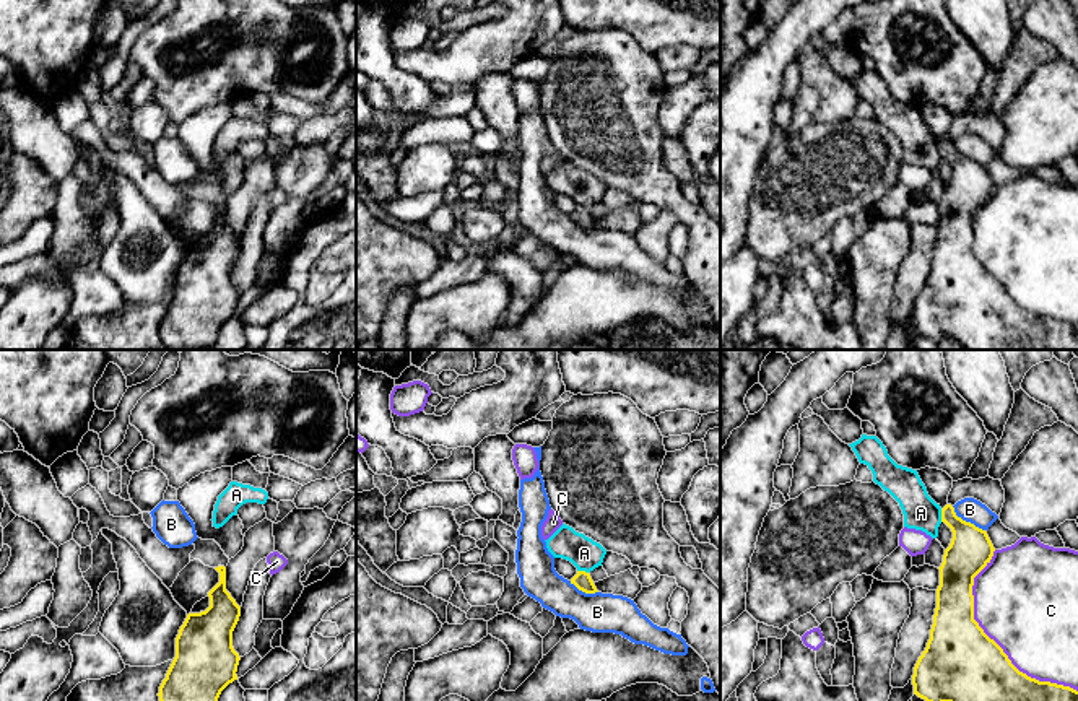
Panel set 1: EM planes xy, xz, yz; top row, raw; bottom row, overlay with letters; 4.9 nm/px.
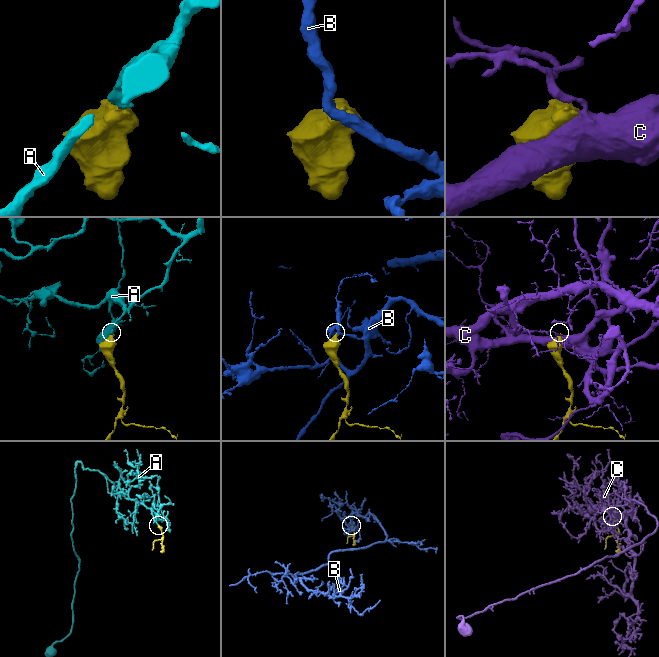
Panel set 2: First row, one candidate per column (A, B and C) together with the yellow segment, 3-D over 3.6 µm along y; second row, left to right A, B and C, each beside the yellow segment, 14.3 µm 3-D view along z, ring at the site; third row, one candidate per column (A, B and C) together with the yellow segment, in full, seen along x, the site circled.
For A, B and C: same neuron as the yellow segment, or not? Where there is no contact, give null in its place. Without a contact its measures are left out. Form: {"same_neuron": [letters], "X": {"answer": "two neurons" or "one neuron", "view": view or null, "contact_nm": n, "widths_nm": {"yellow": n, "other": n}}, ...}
{"same_neuron": ["A"], "A": {"answer": "one neuron", "view": "yz", "contact_nm": 60, "widths_nm": {"yellow": 200, "other": 170}}, "B": {"answer": "two neurons", "view": "yz", "contact_nm": 200, "widths_nm": {"yellow": 200, "other": 120}}, "C": {"answer": "two neurons", "view": "yz", "contact_nm": 800, "widths_nm": {"yellow": 380, "other": 500}}}

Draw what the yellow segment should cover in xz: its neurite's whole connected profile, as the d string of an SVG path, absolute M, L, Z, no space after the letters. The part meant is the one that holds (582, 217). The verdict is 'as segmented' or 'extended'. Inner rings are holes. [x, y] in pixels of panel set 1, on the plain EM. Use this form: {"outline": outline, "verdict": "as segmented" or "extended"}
{"outline": "M566 159L545 177L554 194L567 195L577 203L577 210L571 215L571 220L585 229L598 228L589 208L602 202L606 190L606 185L600 179Z", "verdict": "extended"}

